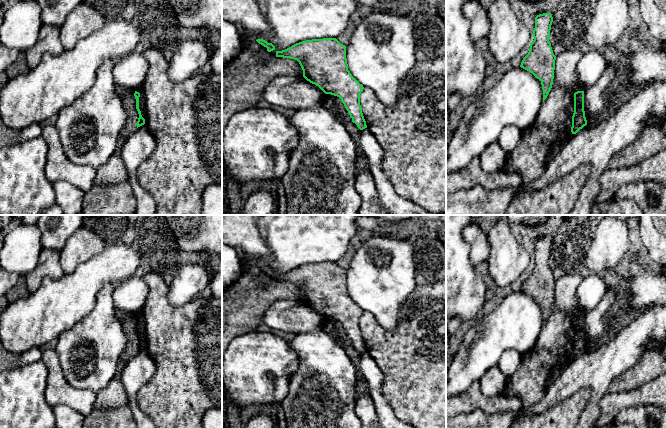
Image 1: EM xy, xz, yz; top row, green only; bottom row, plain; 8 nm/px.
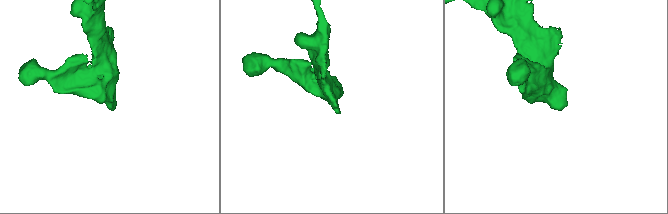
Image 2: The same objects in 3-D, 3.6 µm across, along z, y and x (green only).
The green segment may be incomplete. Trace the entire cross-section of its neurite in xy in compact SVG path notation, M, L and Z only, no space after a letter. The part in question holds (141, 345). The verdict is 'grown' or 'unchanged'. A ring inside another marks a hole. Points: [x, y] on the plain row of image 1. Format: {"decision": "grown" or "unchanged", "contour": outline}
{"decision": "unchanged", "contour": "M135 315L134 320L135 320L135 323L136 323L136 333L137 333L138 338L139 338L139 342L138 342L138 345L136 347L137 352L138 352L138 351L140 351L140 350L145 348L145 343L142 341L141 335L139 333L139 321L140 321L140 317Z"}

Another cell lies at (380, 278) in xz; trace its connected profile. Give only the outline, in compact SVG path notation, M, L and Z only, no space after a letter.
M371 236L356 249L346 270L348 294L387 331L399 326L401 305L416 287L411 239Z

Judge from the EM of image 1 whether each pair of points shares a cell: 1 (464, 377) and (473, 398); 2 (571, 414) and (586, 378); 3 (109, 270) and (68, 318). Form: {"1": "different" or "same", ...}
{"1": "different", "2": "different", "3": "same"}

